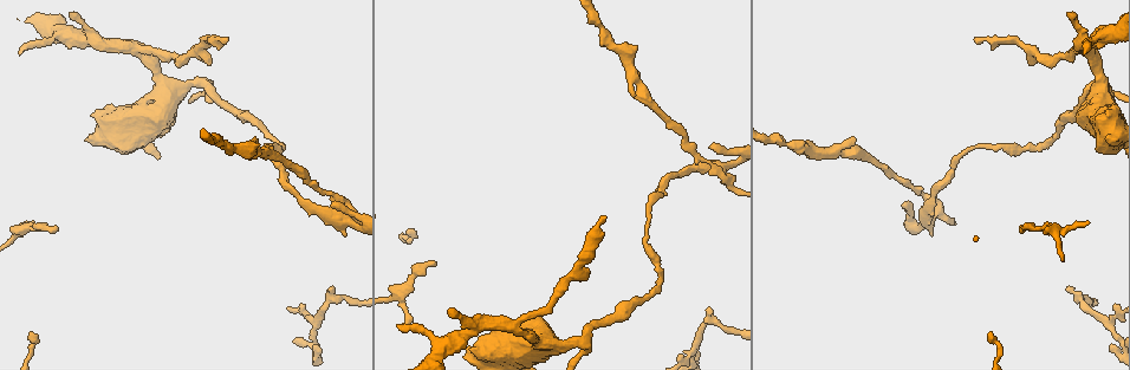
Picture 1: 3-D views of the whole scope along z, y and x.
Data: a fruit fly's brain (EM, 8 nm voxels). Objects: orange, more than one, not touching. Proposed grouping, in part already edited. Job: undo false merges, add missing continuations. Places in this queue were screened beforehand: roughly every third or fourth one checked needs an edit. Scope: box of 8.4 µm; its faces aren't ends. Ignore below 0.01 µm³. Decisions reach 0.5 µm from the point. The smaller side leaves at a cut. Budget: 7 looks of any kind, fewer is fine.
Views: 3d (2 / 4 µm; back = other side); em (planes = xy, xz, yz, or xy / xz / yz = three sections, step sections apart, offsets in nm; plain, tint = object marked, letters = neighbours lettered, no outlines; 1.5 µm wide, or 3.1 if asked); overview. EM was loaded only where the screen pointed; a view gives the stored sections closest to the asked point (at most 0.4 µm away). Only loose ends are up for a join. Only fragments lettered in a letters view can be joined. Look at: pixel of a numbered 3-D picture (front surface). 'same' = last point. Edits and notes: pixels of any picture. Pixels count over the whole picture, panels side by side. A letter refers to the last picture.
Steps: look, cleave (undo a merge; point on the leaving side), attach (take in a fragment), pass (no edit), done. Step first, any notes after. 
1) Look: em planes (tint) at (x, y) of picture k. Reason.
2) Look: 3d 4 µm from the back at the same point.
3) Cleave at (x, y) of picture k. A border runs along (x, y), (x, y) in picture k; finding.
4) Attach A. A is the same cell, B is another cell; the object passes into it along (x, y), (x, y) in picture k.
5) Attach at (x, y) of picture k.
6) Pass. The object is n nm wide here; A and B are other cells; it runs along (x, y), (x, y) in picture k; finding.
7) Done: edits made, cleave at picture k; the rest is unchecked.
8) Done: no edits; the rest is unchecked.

Look: em planes (tint) at (925, 216) of picture 1. Narrows sharply.

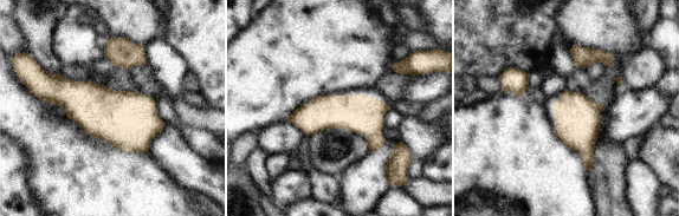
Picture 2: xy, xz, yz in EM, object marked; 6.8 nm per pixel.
Look: em planes (letters) at the same point. What lies round it.

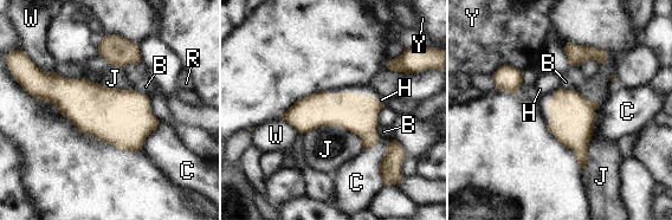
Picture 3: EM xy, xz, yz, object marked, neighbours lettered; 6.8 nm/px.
Pass. The object is 260 nm wide here; B, C, H, J, R, W and Y are other cells; a border runs along (303, 134), (341, 127), (363, 148) in picture 3; continuous, no second cell.

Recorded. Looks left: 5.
Look: em planes (letters) at (982, 146) of picture 1. Thin neck.

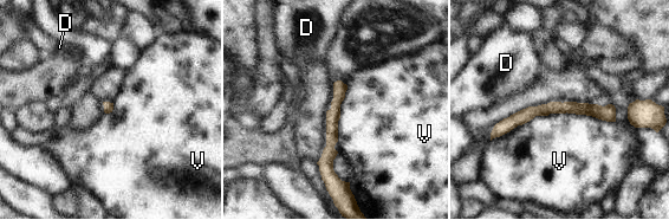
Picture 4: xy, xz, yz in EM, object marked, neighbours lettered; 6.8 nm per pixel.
Pass. D and V are other cells; a border runs along (615, 121), (550, 112), (491, 141) in picture 4; continuous, no second cell.

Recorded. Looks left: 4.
Look: 3d 2 µm at (697, 336) of picture 1.

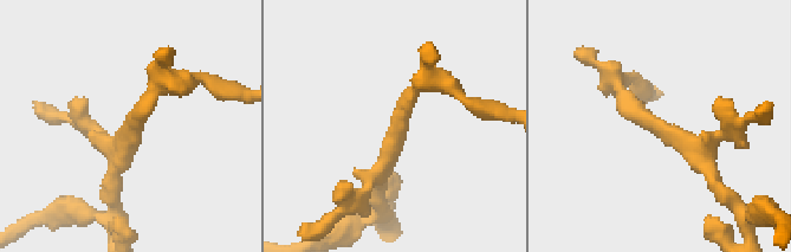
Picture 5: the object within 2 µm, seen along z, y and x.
Look: em xy step 8 (tint) at (131, 132) of picture 5. 3 arms meet here; shape alone is not enough.

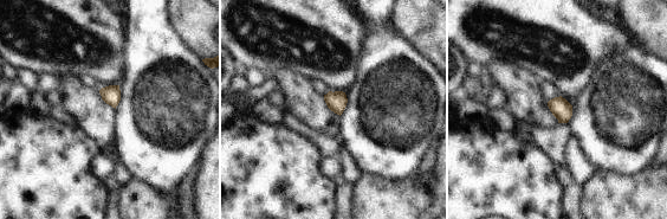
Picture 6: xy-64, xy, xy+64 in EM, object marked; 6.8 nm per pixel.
Look: em xy step 8 (letters) at the same point. See the neighbours.

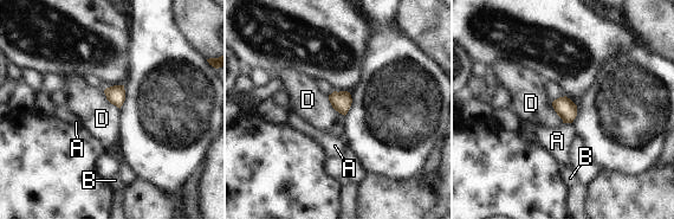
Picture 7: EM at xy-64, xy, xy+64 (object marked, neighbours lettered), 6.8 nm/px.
Pass. The object is 70 nm wide here; A, B and D are other cells; a border runs along (328, 96), (331, 105), (344, 116) in picture 7; one cell here.

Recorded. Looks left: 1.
Done: no edits; the rest is unchecked.

